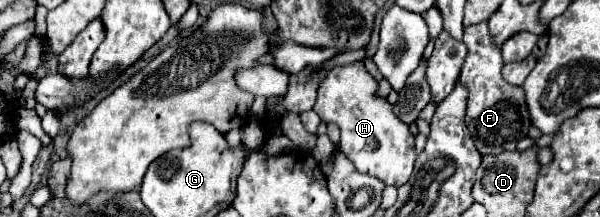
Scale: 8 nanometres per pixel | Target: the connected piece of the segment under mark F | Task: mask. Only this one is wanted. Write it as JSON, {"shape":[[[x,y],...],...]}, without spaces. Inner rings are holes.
{"shape":[[[479,22],[475,26],[465,28],[463,42],[465,42],[469,54],[461,68],[459,78],[469,90],[465,120],[467,120],[471,138],[477,146],[477,150],[481,152],[481,156],[515,150],[517,142],[527,136],[527,130],[531,126],[527,106],[525,106],[525,92],[523,92],[523,88],[511,86],[503,80],[501,50],[493,44],[493,38],[489,36],[489,30],[487,30],[487,22]]]}

